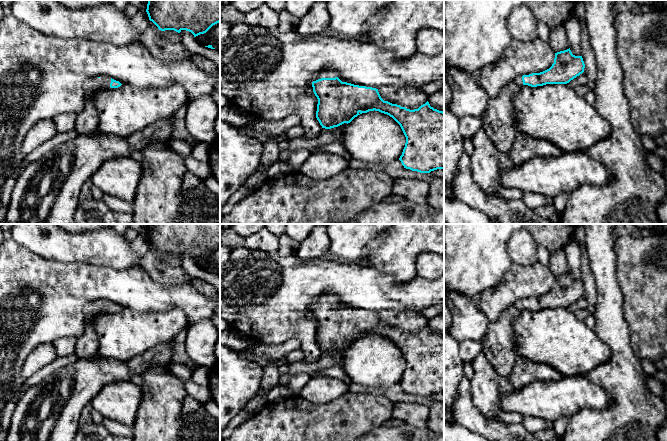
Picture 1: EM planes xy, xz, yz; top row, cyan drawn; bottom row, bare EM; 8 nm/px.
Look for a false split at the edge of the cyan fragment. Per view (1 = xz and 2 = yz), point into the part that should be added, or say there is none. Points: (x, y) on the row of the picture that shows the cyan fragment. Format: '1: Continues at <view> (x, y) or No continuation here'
1: Continues at xz (328, 73)
2: Continues at yz (498, 122)

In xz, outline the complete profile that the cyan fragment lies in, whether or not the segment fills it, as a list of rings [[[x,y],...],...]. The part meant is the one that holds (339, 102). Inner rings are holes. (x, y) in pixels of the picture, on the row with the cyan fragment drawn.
[[[331,69],[315,74],[312,77],[312,87],[318,99],[316,118],[322,128],[338,127],[350,123],[362,113],[379,111],[392,117],[406,137],[405,147],[399,158],[404,168],[420,173],[444,170],[444,112],[431,107],[428,101],[418,109],[410,110],[384,101],[376,88],[342,82]]]

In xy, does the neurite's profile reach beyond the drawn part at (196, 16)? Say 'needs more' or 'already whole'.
already whole

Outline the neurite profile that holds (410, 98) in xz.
[[[384,86],[378,88],[378,92],[384,101],[410,110],[418,109],[428,101],[428,96],[425,93],[411,87]]]

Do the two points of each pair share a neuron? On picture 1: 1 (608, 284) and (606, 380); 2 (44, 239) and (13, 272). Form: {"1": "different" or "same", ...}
{"1": "same", "2": "different"}

